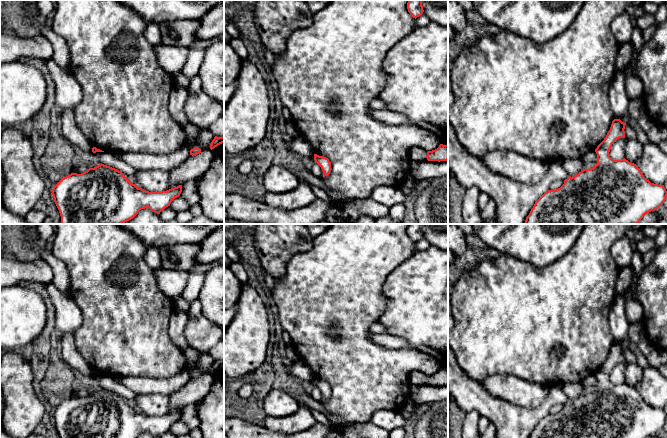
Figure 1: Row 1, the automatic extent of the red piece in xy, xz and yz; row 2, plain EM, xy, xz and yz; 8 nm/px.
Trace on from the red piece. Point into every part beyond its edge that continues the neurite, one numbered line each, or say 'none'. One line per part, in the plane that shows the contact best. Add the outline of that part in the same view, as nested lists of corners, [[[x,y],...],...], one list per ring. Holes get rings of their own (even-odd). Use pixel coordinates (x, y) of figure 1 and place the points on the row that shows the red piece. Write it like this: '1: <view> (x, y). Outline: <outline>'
none

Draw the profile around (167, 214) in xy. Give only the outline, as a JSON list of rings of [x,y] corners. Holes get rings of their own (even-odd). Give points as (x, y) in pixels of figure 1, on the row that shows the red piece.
[[[166,207],[163,211],[160,212],[159,216],[162,222],[165,224],[168,221],[175,220],[177,213],[170,208]]]

